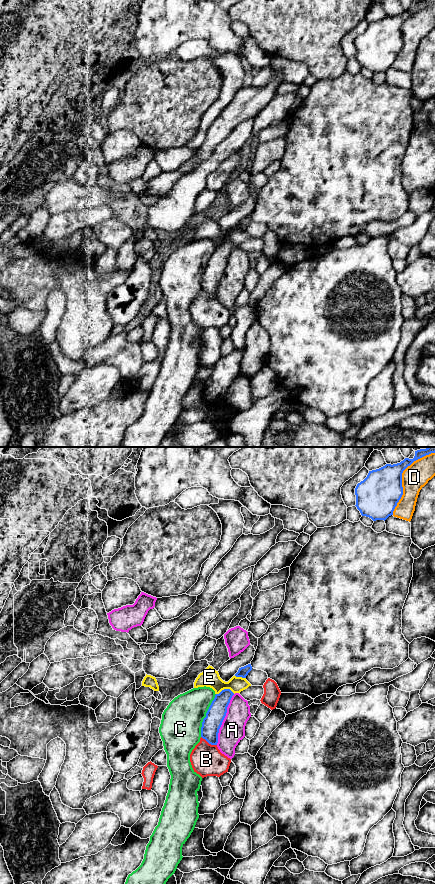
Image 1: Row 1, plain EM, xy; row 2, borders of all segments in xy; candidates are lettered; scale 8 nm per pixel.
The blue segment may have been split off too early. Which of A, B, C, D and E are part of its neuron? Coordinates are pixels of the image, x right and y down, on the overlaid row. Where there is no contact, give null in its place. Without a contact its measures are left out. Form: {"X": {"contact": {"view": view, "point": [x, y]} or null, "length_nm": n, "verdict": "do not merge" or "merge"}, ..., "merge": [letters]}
{"A": {"contact": {"view": "xy", "point": [223, 719]}, "length_nm": 440, "verdict": "do not merge"}, "B": {"contact": {"view": "xy", "point": [209, 743]}, "length_nm": 150, "verdict": "do not merge"}, "C": {"contact": {"view": "xy", "point": [206, 715]}, "length_nm": 360, "verdict": "do not merge"}, "D": {"contact": {"view": "xy", "point": [401, 477]}, "length_nm": 600, "verdict": "do not merge"}, "E": {"contact": {"view": "xy", "point": [225, 689]}, "length_nm": 150, "verdict": "do not merge"}, "merge": []}

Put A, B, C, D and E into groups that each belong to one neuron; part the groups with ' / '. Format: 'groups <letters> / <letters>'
groups A / B / C / D / E

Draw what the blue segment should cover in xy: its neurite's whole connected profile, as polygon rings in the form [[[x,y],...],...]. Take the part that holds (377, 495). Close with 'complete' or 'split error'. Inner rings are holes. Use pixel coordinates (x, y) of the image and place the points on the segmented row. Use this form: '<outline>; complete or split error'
[[[435,447],[415,451],[413,459],[405,458],[397,464],[369,471],[367,477],[355,488],[356,507],[362,516],[373,521],[386,520],[393,515],[397,503],[403,495],[402,473],[414,461],[435,453]]]; complete

